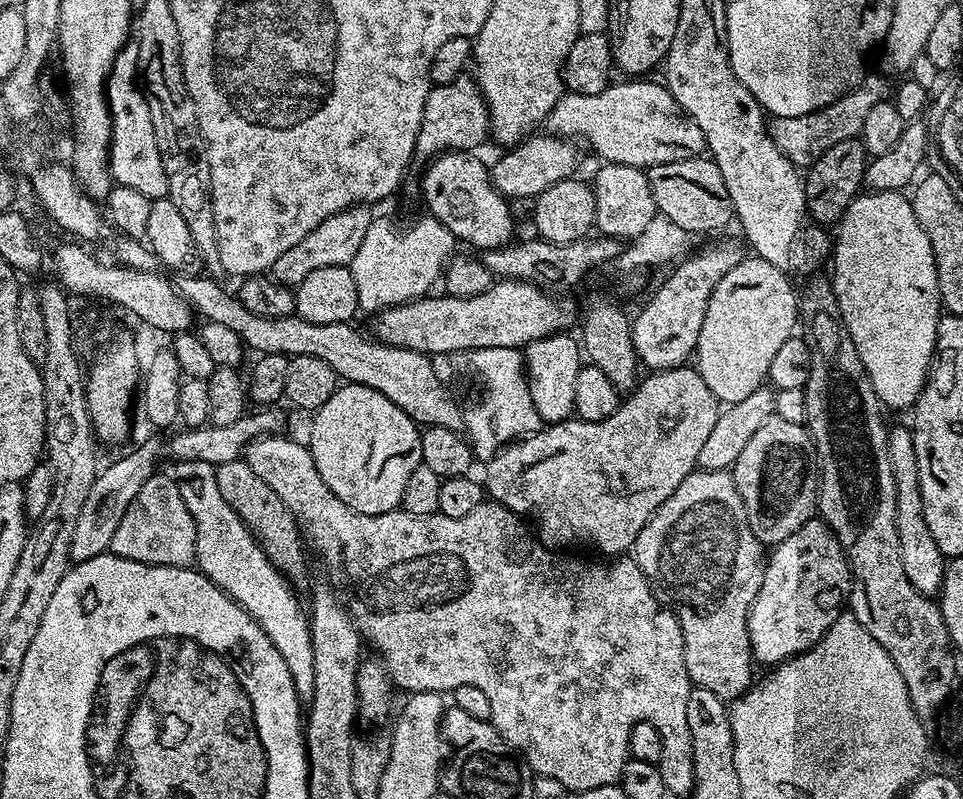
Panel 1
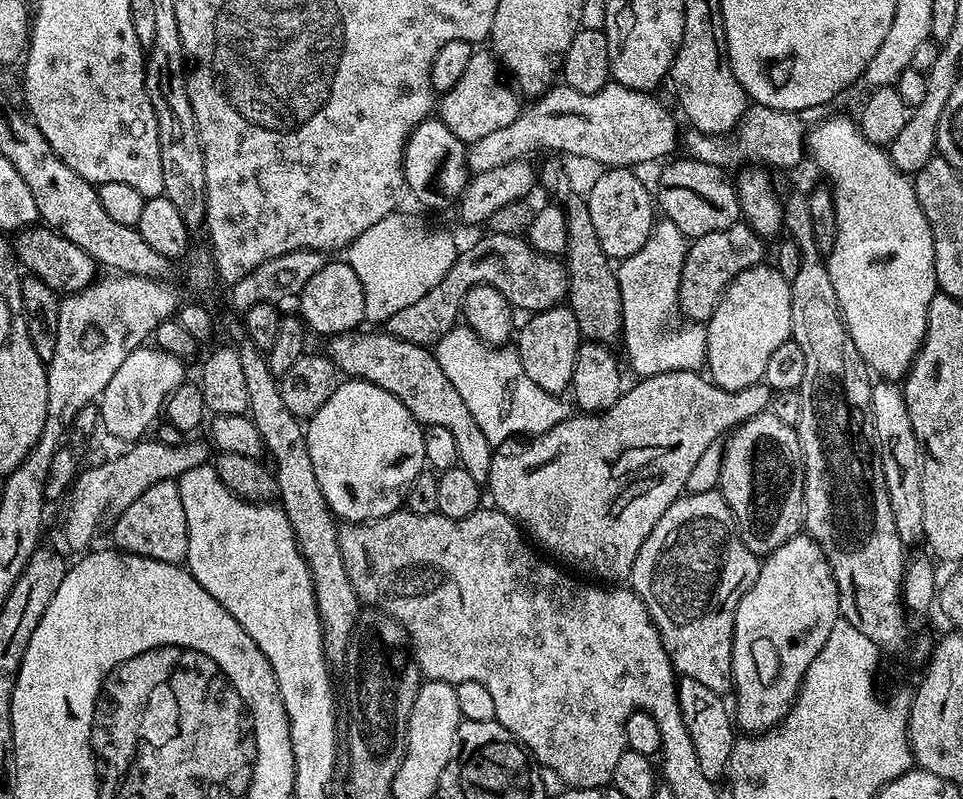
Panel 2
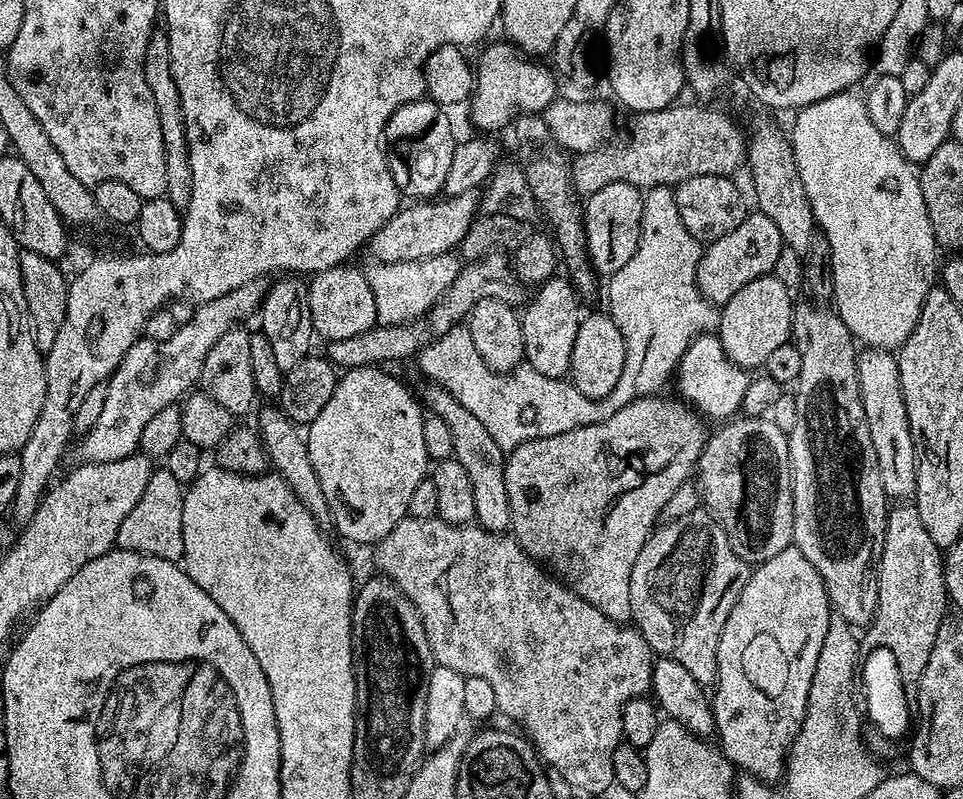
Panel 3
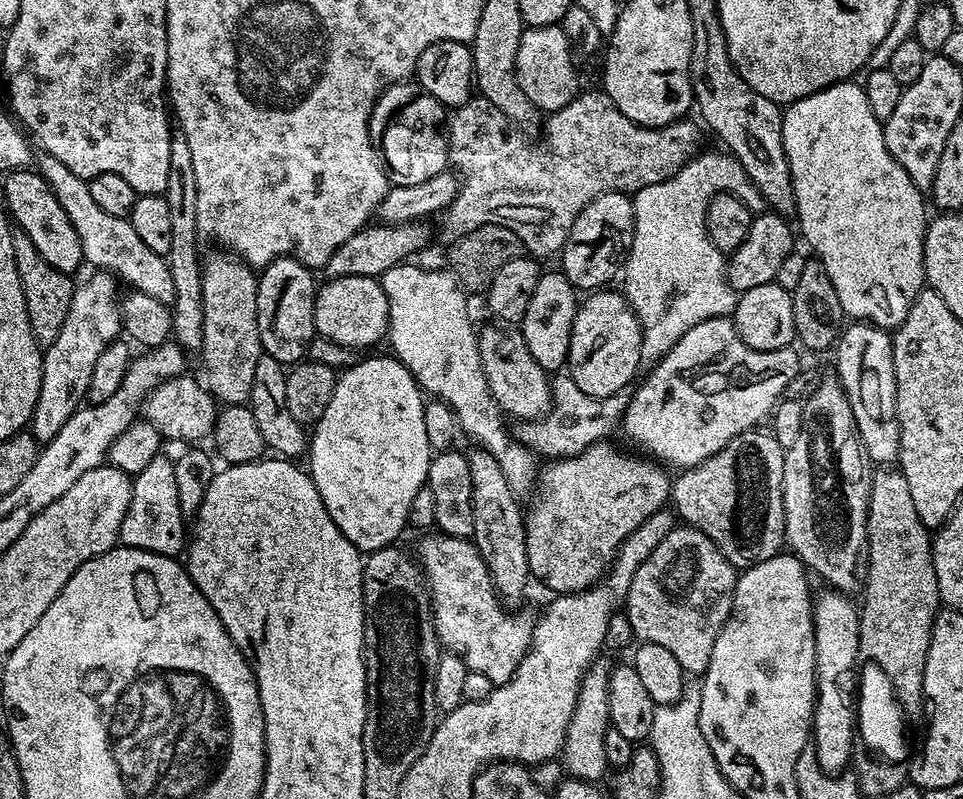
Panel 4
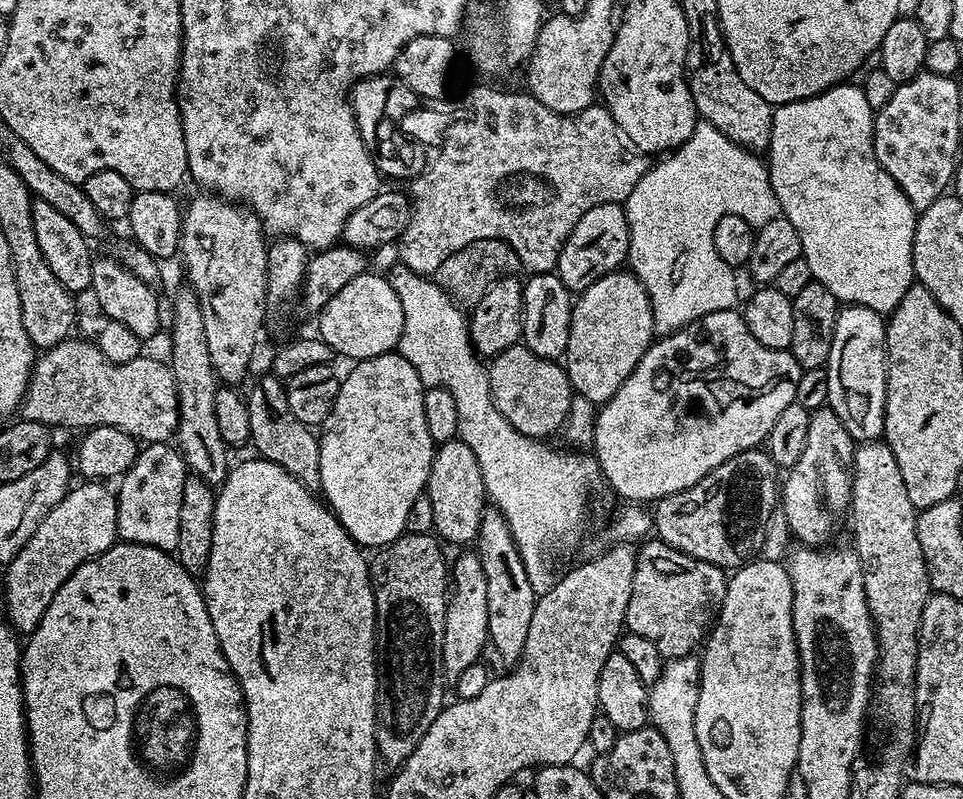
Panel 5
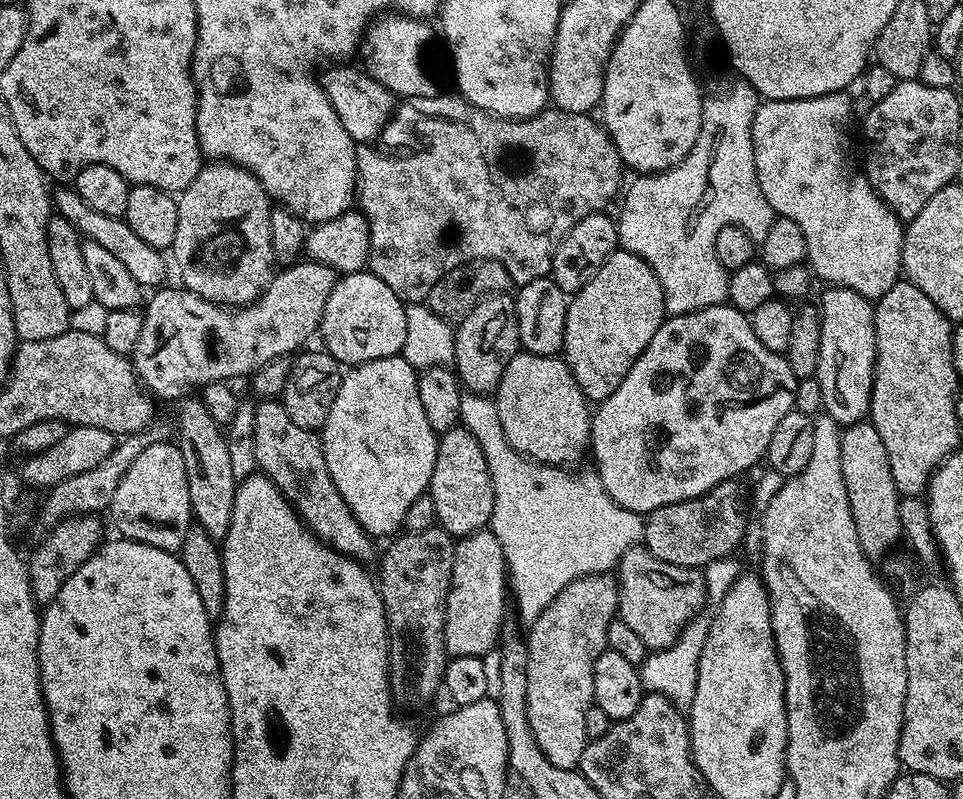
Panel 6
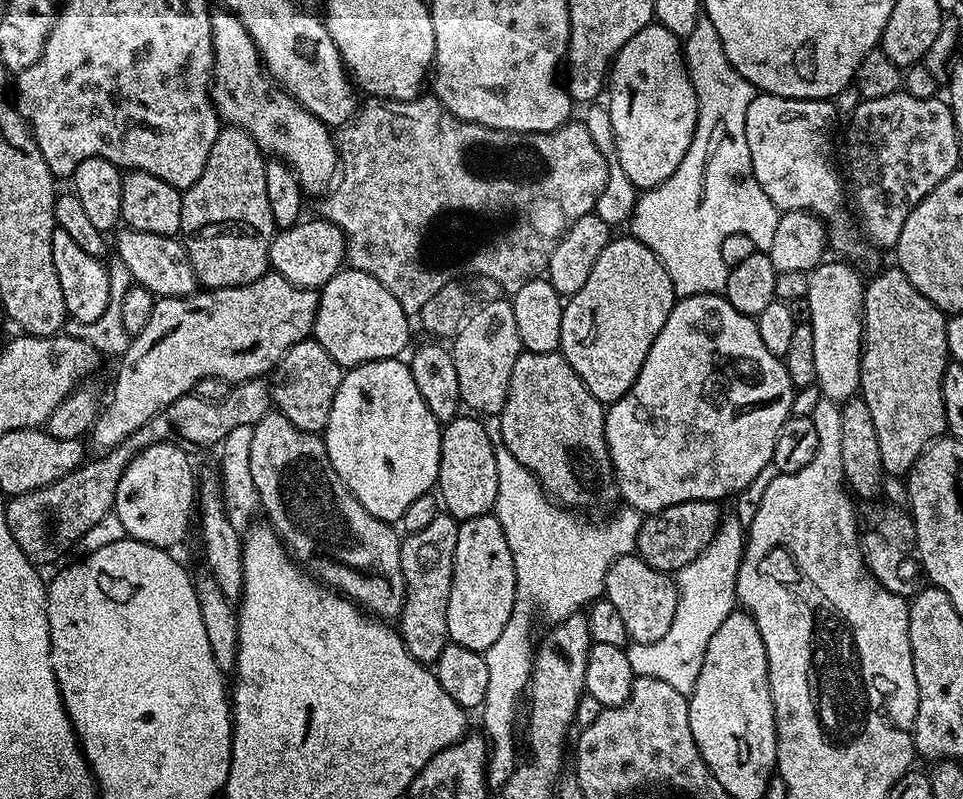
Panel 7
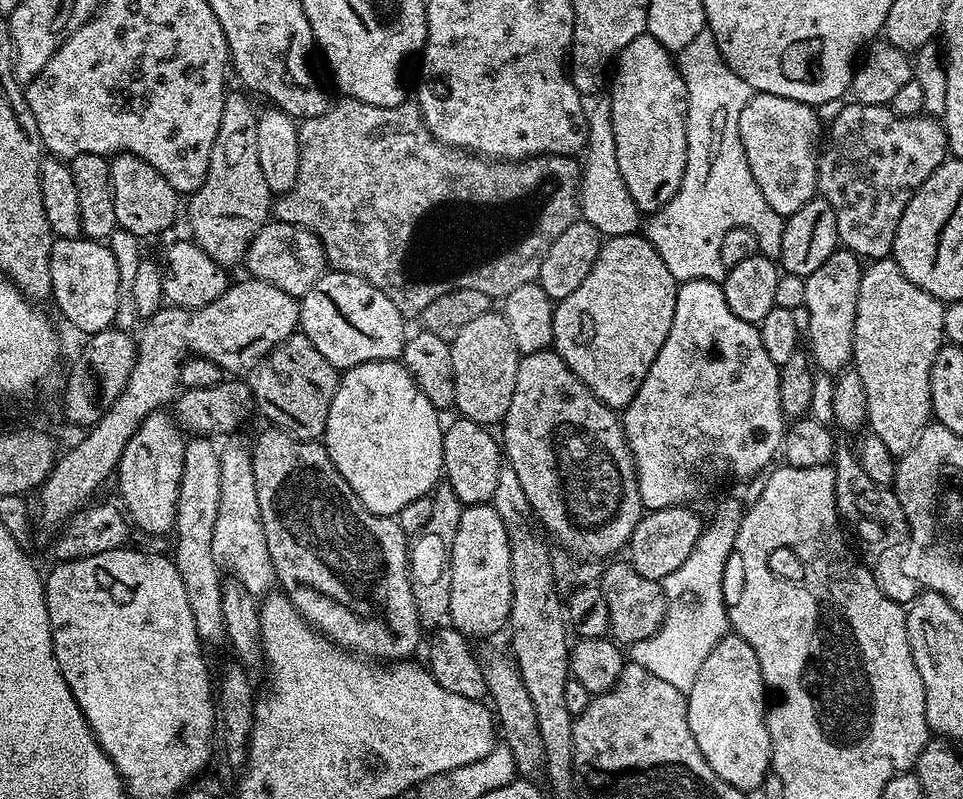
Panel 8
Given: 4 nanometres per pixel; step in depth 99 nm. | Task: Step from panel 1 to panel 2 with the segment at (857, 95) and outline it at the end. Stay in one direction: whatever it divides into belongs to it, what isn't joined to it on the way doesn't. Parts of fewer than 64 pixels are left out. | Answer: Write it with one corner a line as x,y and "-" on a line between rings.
752,102
749,103
744,117
731,133
732,141
729,142
728,148
724,145
726,142
724,136
708,136
705,132
695,130
688,130
685,136
683,133
682,148
688,151
685,153
690,154
691,159
701,160
719,168
727,165
728,156
734,163
741,163
740,165
768,166
764,164
773,164
776,168
796,168
803,156
805,159
810,126
821,123
821,120
822,112
818,108
807,108
805,112
787,112

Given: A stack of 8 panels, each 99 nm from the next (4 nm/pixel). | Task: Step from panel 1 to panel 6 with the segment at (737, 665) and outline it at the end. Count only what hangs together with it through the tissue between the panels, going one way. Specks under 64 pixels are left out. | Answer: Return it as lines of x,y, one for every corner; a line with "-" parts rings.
643,546
631,548
626,550
626,554
622,554
618,565
618,587
620,589
619,619
624,620
626,626
634,629
634,634
642,638
644,647
648,650
665,648
673,644
678,634
682,634
684,627
701,615
700,607
708,600
706,582
701,569
670,566
670,562
662,562
662,558
654,558
654,554
650,554

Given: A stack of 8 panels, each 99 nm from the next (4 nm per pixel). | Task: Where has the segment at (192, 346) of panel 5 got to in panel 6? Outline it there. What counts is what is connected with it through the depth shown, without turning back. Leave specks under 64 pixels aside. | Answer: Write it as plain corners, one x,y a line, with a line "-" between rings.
192,394
187,398
181,399
178,407
180,409
176,412
177,421
175,420
175,423
178,427
178,443
182,450
182,458
186,462
186,486
190,486
192,514
195,523
206,530
206,534
210,534
212,540
222,542
230,530
230,514
234,510
234,494
238,483
234,476
233,467
230,466
230,453
225,429
216,424
214,418
210,418
210,413
206,410
204,401
199,395

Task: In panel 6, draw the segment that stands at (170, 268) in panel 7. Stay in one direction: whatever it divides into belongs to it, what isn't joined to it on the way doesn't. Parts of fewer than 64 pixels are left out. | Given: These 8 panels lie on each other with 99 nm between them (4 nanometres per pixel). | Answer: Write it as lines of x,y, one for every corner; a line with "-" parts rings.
71,187
61,188
64,189
58,194
55,193
54,196
55,211
62,218
66,218
66,222
70,222
70,226
77,228
83,239
98,242
98,246
110,250
110,254
114,254
114,258
118,258
118,262
122,262
122,266
126,266
126,270
130,270
130,274
134,274
136,281
145,289
155,290
165,283
164,275
167,274
168,268
170,272
170,264
161,249
142,242
142,238
138,238
138,234
134,234
134,230
130,230
130,226
124,219
98,214
98,210
86,206
86,202

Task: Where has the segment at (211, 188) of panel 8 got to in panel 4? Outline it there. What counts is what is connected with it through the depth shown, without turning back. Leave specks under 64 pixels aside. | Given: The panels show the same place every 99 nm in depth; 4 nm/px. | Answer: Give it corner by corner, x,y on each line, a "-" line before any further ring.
216,250
202,264
204,299
204,337
199,351
204,352
206,387
221,405
248,404
254,386
254,366
262,355
258,338
257,273
239,256

